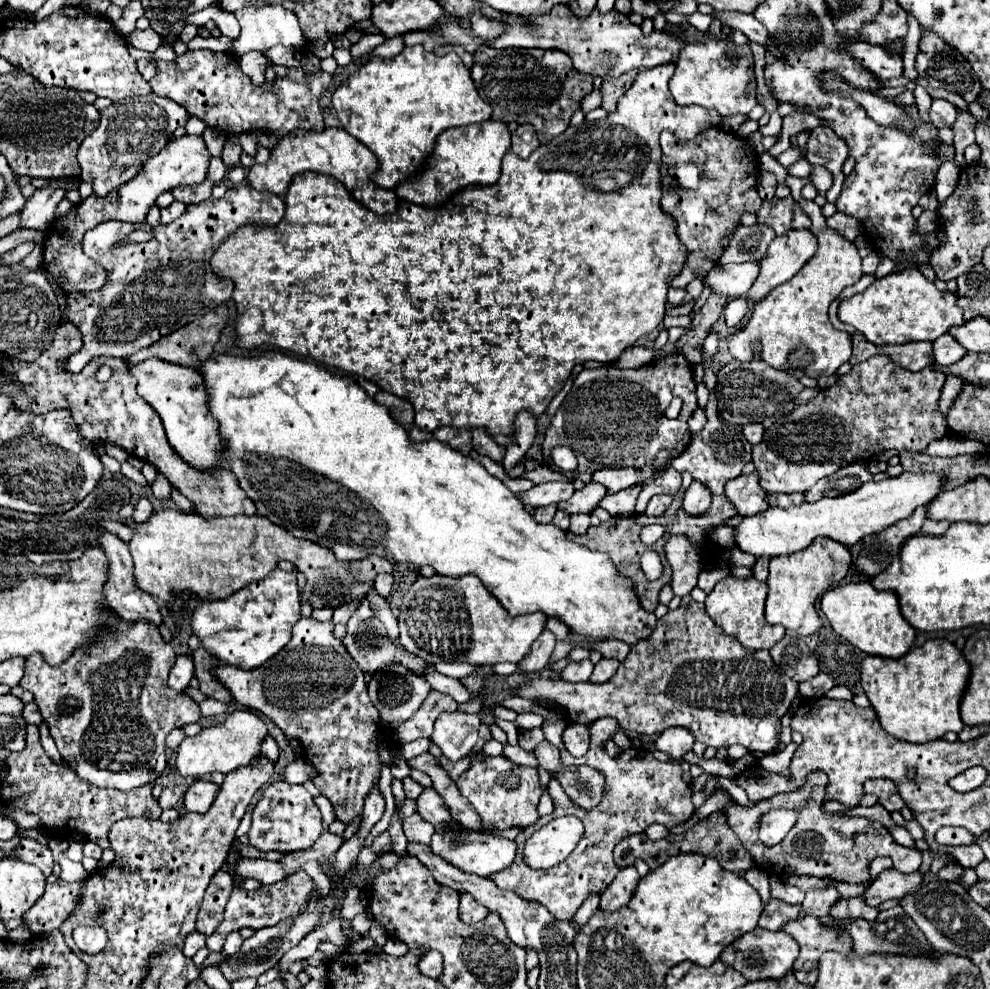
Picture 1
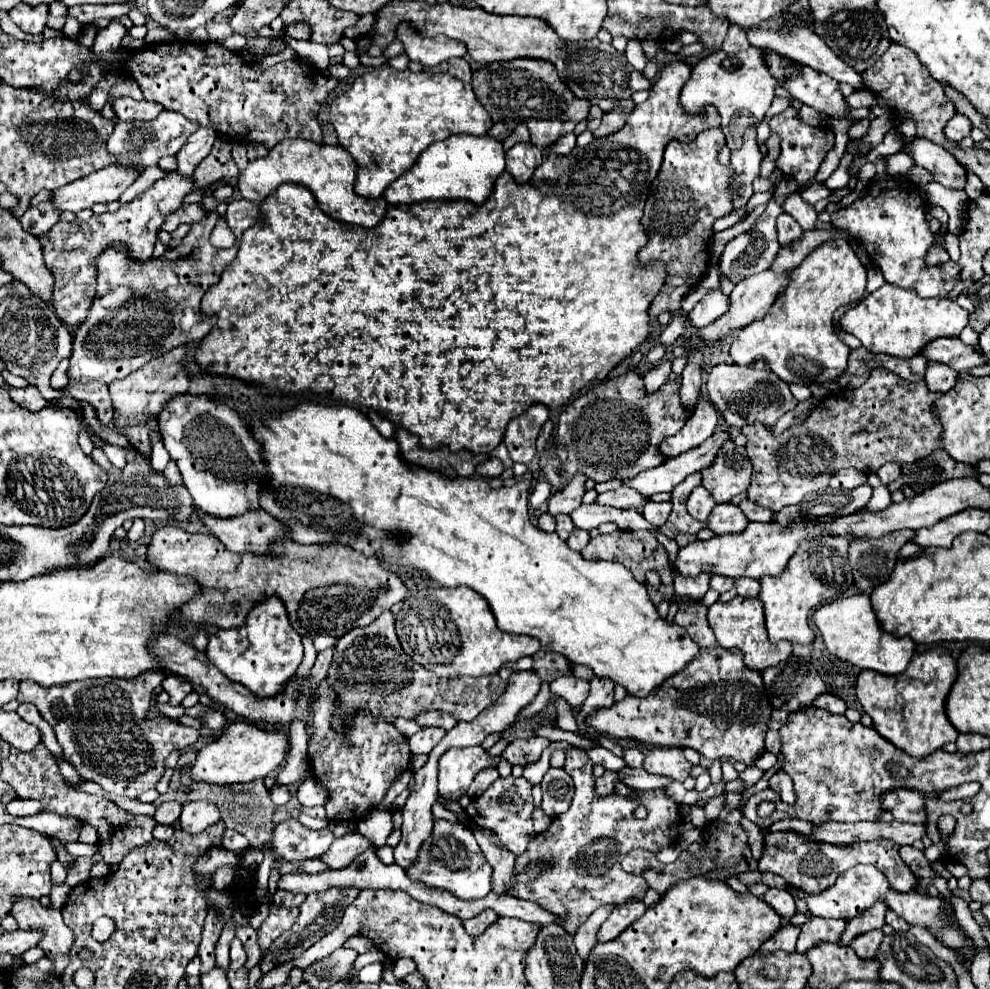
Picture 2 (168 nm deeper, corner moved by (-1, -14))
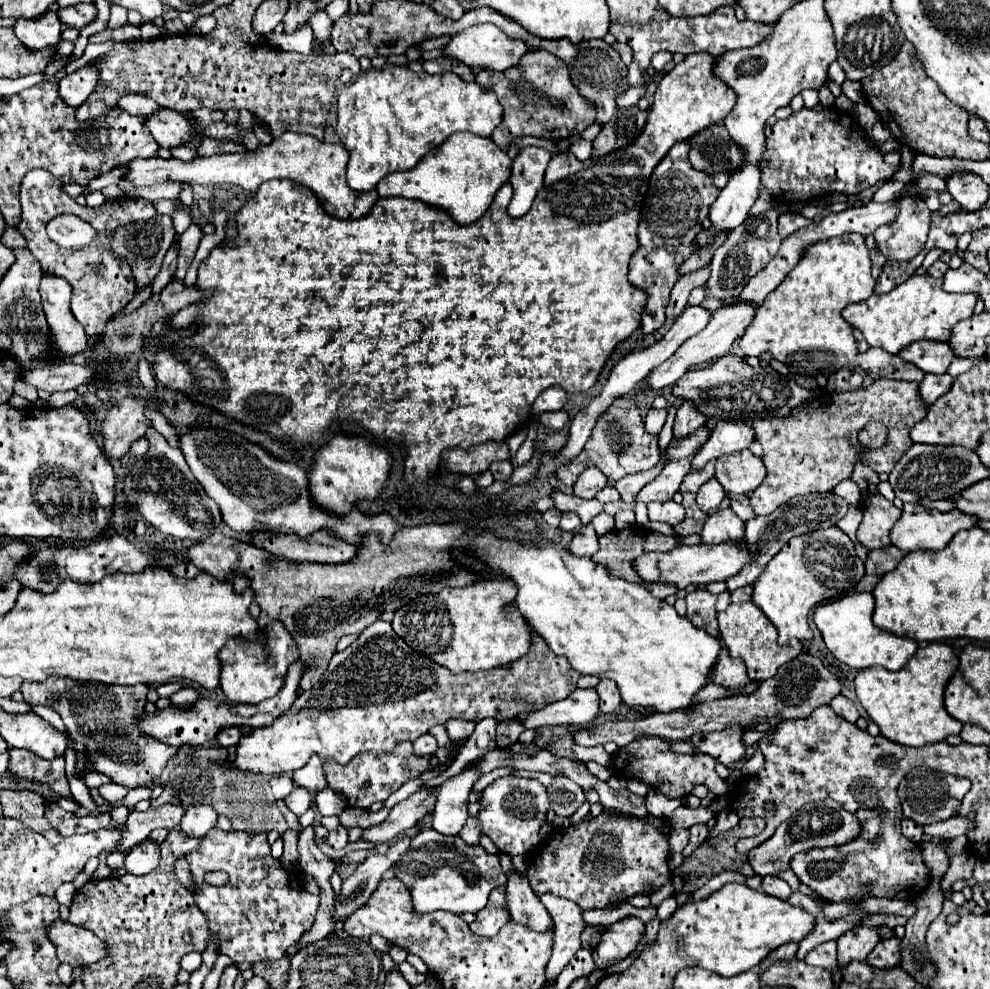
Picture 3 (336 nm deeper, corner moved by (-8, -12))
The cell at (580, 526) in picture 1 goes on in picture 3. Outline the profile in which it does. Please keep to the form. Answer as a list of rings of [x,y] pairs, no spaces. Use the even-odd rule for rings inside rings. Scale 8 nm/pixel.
[[[592,524],[582,526],[582,528],[574,534],[568,550],[570,550],[574,556],[592,556],[592,554],[598,550],[598,534],[594,532],[594,526],[592,526]]]

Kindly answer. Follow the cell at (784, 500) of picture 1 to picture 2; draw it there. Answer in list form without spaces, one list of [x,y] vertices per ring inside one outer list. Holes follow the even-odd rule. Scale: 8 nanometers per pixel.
[[[743,498],[739,502],[739,508],[749,518],[749,522],[771,522],[773,520],[773,512],[771,510],[765,510],[765,508],[749,502],[747,498]]]

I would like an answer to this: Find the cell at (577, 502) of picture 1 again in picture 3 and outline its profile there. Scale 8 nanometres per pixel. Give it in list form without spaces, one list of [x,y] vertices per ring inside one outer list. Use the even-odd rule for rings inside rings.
[[[692,458],[686,460],[672,460],[666,464],[666,468],[660,472],[660,476],[656,480],[652,480],[650,484],[646,484],[638,494],[636,494],[636,502],[666,502],[672,500],[674,492],[680,488],[682,478],[688,474],[688,464],[692,462]]]

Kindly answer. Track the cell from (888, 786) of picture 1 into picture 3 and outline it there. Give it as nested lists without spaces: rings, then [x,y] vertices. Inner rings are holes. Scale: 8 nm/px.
[[[916,768],[900,782],[898,798],[904,810],[904,818],[910,818],[916,824],[924,826],[924,824],[934,824],[934,822],[948,820],[950,816],[954,816],[956,808],[960,806],[960,800],[964,798],[968,790],[970,790],[968,778],[956,778],[956,776],[934,772],[928,768]]]

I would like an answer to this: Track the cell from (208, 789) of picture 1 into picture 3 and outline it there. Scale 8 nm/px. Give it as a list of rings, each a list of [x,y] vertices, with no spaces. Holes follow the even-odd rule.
[[[198,804],[198,806],[192,806],[192,808],[186,810],[180,828],[188,836],[202,838],[204,834],[208,834],[216,826],[216,820],[218,820],[218,814],[216,814],[216,810],[212,806]]]

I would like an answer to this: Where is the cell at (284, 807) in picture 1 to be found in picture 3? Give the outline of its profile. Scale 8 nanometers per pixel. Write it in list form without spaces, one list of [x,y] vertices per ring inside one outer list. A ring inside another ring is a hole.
[[[338,826],[336,830],[328,832],[328,836],[324,838],[328,846],[332,846],[334,850],[342,850],[346,844],[348,844],[348,832],[344,826]]]

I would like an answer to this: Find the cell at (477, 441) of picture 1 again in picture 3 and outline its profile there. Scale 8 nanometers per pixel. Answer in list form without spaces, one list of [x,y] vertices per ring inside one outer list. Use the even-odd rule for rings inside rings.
[[[498,460],[498,462],[490,464],[490,472],[492,472],[494,480],[508,480],[512,476],[514,468],[512,468],[510,460]]]

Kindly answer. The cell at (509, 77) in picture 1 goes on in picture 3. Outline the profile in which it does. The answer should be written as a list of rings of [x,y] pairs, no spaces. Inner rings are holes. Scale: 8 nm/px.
[[[546,50],[526,52],[520,64],[506,72],[480,70],[476,74],[476,82],[482,88],[492,90],[504,108],[504,120],[496,130],[498,134],[494,134],[500,136],[498,142],[502,144],[502,150],[506,150],[506,144],[518,136],[538,136],[554,142],[564,140],[576,132],[580,134],[596,120],[596,106],[578,94],[578,88],[570,82],[566,64]]]

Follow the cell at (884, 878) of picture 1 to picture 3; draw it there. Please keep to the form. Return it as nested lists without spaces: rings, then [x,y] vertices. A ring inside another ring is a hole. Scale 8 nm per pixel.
[[[858,926],[838,938],[838,964],[844,966],[850,960],[866,960],[868,952],[880,942],[882,926]]]

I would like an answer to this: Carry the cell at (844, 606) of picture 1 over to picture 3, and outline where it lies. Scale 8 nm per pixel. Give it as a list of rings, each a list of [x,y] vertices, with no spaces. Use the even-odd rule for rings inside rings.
[[[858,592],[858,594],[848,594],[838,600],[820,604],[812,620],[816,628],[822,632],[826,648],[832,652],[832,656],[848,664],[850,668],[864,670],[870,666],[882,666],[892,672],[904,668],[918,650],[916,640],[880,630],[872,622],[872,614],[874,614],[874,596],[870,592]]]

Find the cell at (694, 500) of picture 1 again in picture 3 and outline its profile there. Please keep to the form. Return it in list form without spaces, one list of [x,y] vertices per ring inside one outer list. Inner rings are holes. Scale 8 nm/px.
[[[716,478],[708,480],[706,484],[702,484],[702,488],[698,490],[698,496],[696,496],[696,504],[702,512],[710,512],[710,510],[716,510],[720,506],[720,502],[724,500],[726,492],[724,488],[718,484]]]

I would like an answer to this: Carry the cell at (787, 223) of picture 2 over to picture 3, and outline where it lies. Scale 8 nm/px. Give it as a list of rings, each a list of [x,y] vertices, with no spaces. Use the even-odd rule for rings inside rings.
[[[784,212],[784,214],[780,214],[780,220],[778,220],[778,232],[780,232],[782,238],[786,238],[786,236],[790,236],[792,232],[808,226],[810,222],[812,222],[812,220],[804,218],[804,216],[800,216],[800,214]]]

